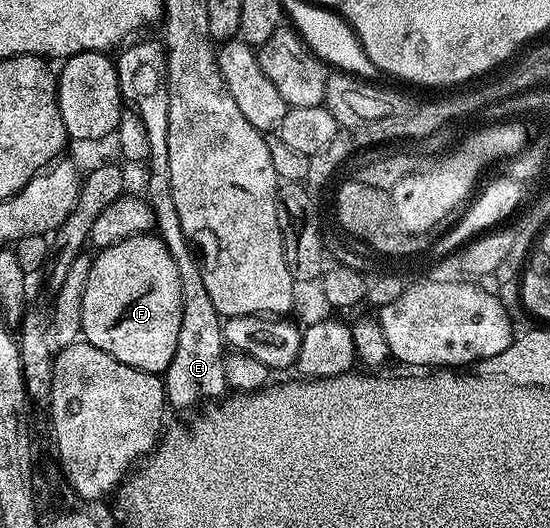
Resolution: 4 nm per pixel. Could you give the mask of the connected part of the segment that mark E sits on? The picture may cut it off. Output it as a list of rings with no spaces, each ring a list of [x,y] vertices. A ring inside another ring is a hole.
[[[146,40],[128,47],[116,58],[119,74],[119,88],[123,103],[132,109],[146,127],[150,154],[146,163],[148,169],[148,194],[146,201],[156,216],[155,233],[164,241],[174,264],[178,264],[178,280],[182,280],[182,328],[178,328],[178,348],[174,348],[174,360],[170,360],[164,371],[164,397],[167,405],[176,410],[188,410],[199,404],[203,398],[225,397],[228,381],[224,371],[226,343],[222,315],[214,308],[206,283],[202,281],[200,259],[188,243],[178,220],[178,208],[174,208],[174,196],[170,183],[169,162],[169,92],[167,66],[163,45]]]

